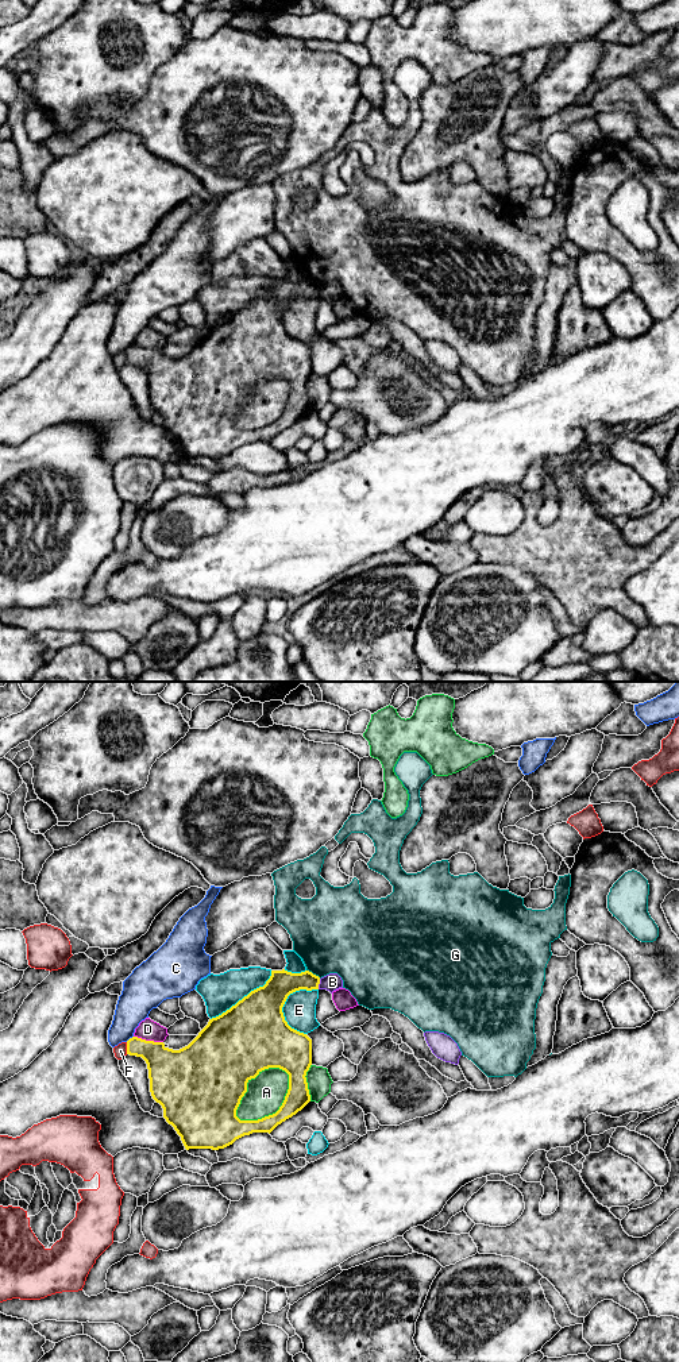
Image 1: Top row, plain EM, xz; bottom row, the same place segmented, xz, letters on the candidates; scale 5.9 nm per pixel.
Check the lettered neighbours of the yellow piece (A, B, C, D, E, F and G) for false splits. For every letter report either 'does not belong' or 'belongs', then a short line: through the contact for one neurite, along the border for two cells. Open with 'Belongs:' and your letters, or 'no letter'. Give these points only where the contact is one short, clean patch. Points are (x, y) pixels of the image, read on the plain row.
Belongs: no letter
A: does not belong
B: does not belong | xz (320, 288), (317, 297)
C: does not belong
D: does not belong
E: does not belong
F: does not belong
G: does not belong

